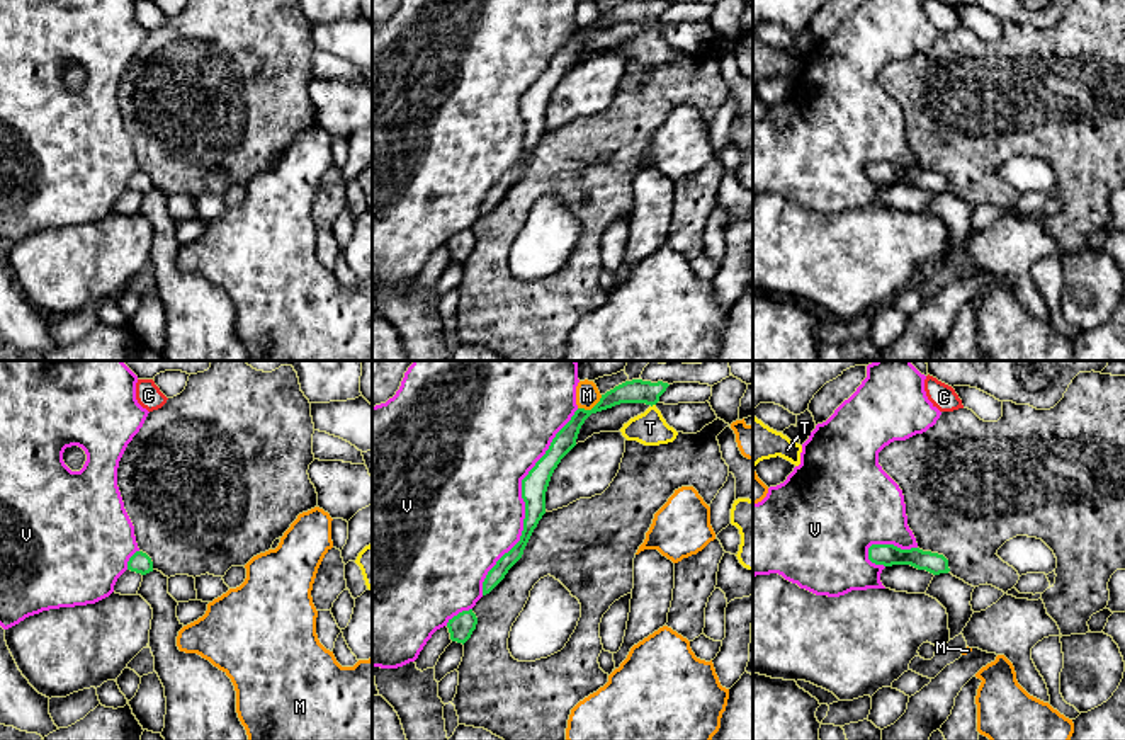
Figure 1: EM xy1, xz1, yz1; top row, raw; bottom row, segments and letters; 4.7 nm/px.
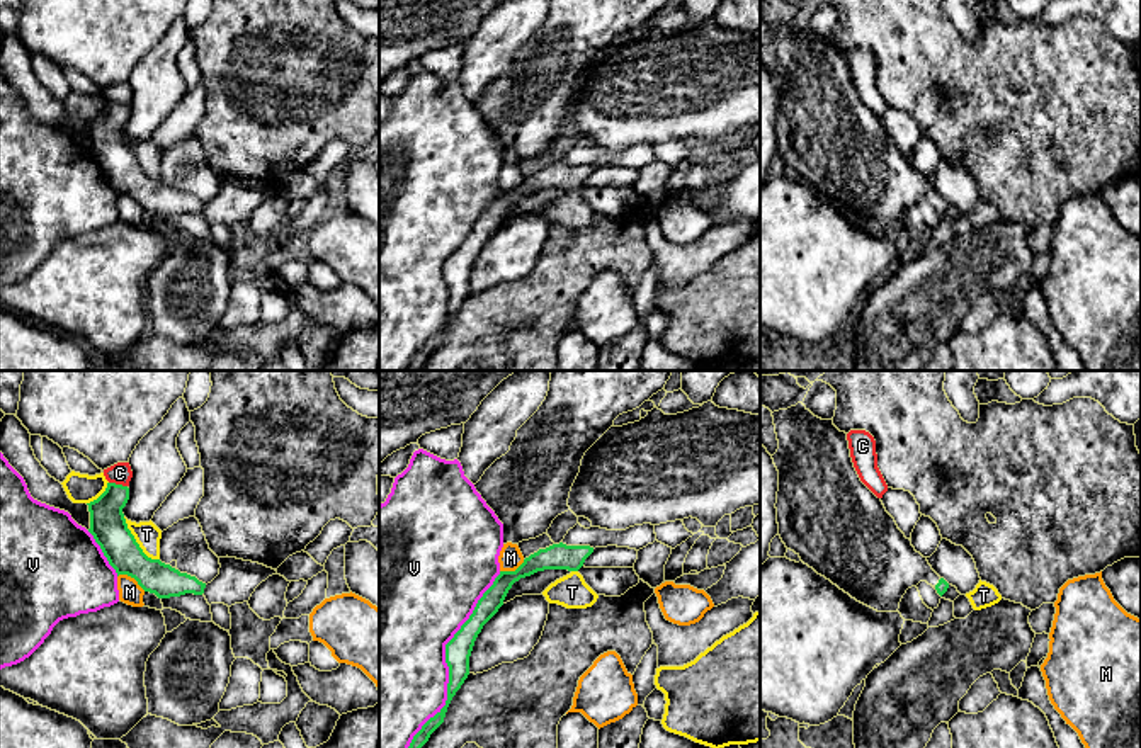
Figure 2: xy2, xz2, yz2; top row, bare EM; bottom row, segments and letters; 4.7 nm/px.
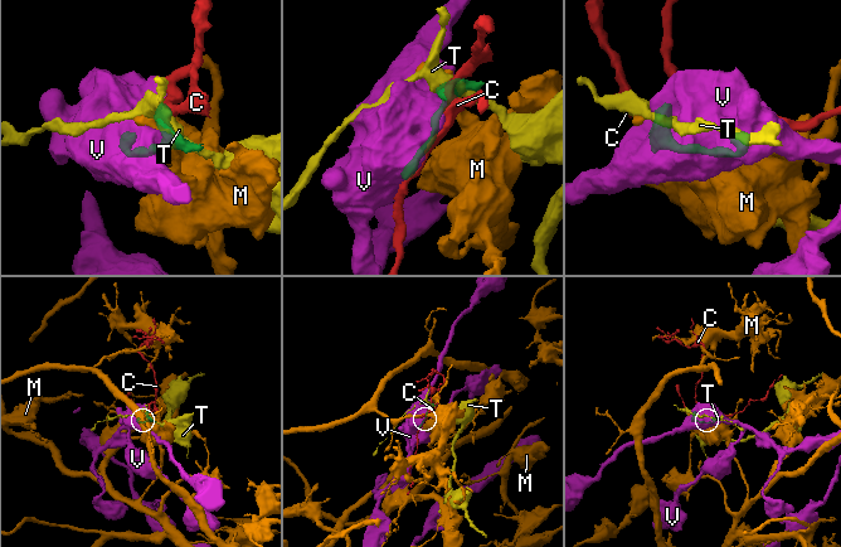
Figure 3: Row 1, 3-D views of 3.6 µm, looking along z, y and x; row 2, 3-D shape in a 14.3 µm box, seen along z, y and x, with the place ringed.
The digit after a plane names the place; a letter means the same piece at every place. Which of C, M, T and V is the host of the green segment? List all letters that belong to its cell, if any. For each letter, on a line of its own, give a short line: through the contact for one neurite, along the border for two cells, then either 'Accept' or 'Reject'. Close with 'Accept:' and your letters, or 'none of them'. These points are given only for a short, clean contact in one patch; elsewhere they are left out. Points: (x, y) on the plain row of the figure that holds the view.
C: Line: xy2 (109, 101), (126, 106). Reject
M: Line: xy2 (118, 194), (128, 194), (145, 209). Reject
T: Reject
V: Reject
Accept: none of them

